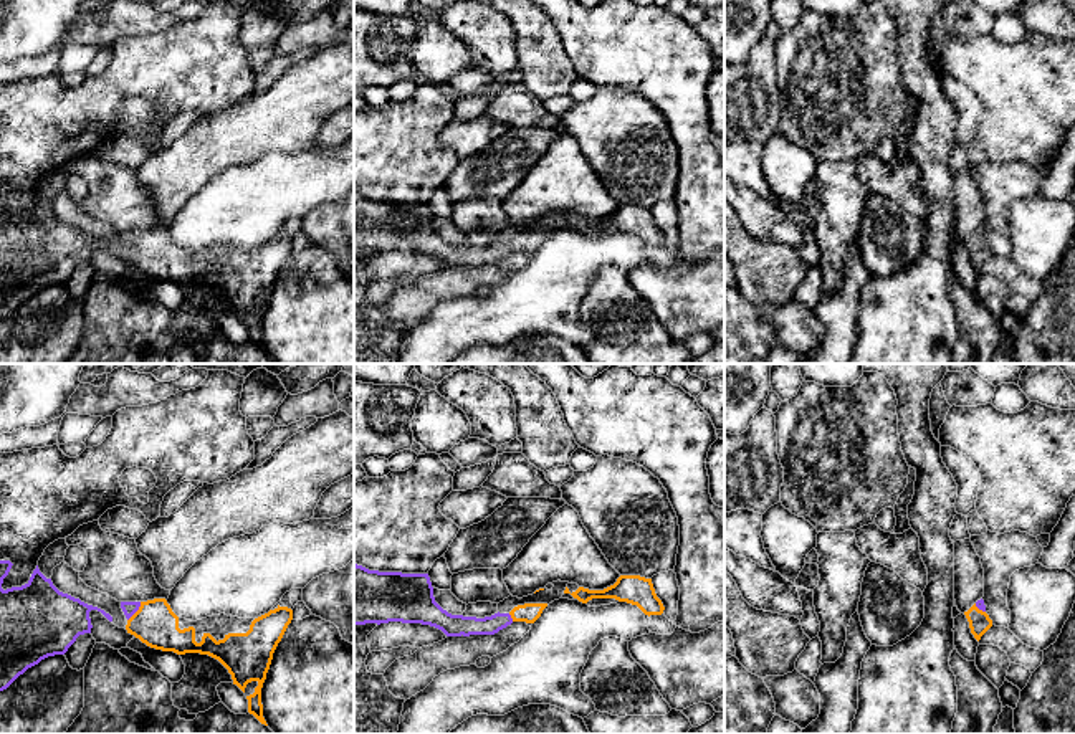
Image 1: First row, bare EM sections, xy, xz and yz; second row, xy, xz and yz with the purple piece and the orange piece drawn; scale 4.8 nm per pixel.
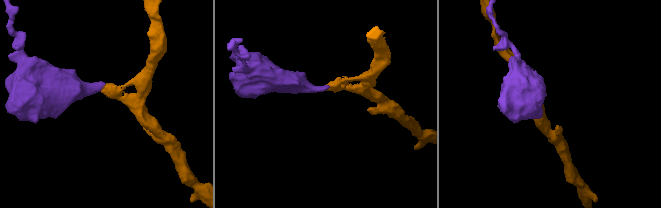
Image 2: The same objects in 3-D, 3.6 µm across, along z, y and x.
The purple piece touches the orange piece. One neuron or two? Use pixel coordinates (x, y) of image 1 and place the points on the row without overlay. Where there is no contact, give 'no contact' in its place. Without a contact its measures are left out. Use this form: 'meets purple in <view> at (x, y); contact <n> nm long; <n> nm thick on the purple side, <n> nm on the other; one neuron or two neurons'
meets purple in xy at (136, 240); contact 120 nm long; 70 nm thick on the purple side, 220 nm on the other; one neuron

